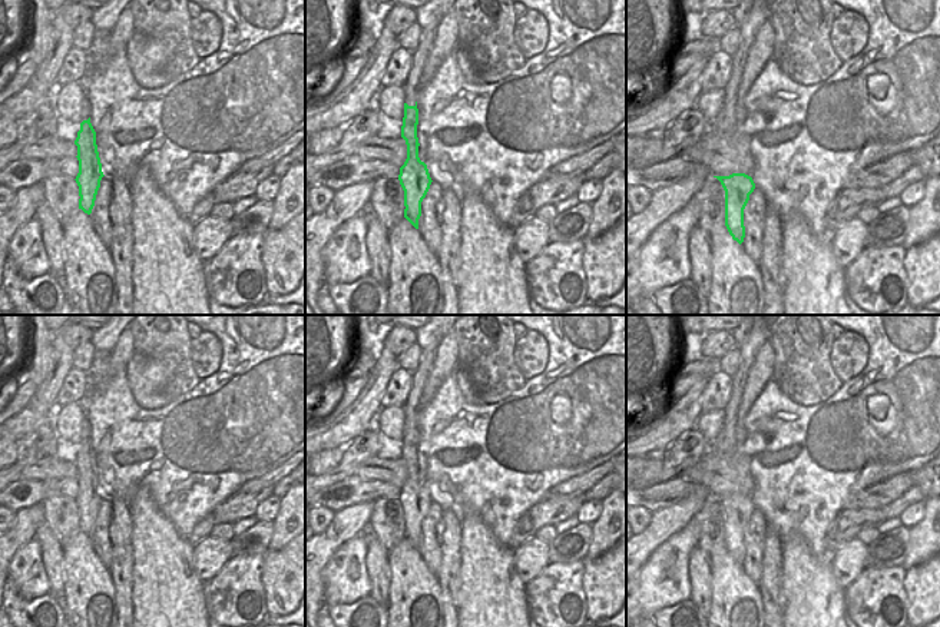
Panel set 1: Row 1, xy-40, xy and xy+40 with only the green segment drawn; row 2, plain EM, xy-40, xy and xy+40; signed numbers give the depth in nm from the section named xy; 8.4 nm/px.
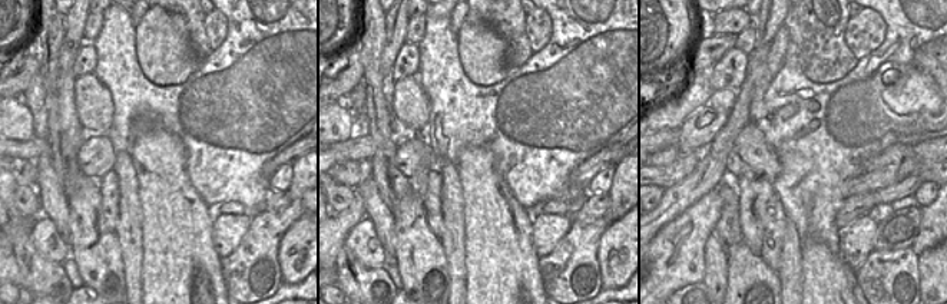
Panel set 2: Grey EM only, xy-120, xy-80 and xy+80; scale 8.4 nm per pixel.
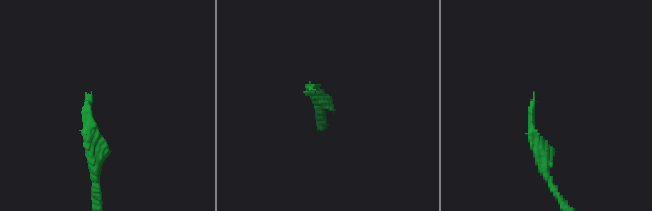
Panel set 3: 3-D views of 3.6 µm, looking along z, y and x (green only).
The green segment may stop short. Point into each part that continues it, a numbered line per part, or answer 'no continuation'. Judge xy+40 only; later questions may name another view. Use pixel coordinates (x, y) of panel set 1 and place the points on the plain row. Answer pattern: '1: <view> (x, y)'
no continuation

